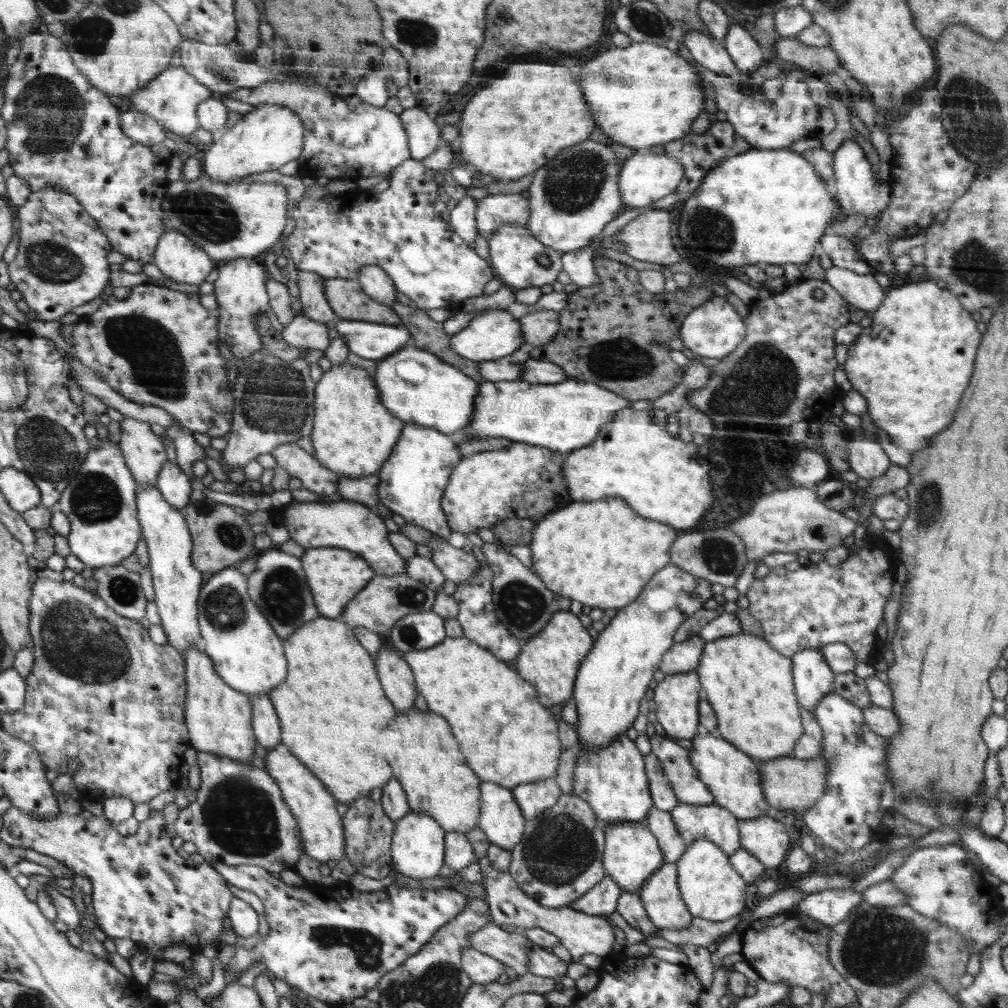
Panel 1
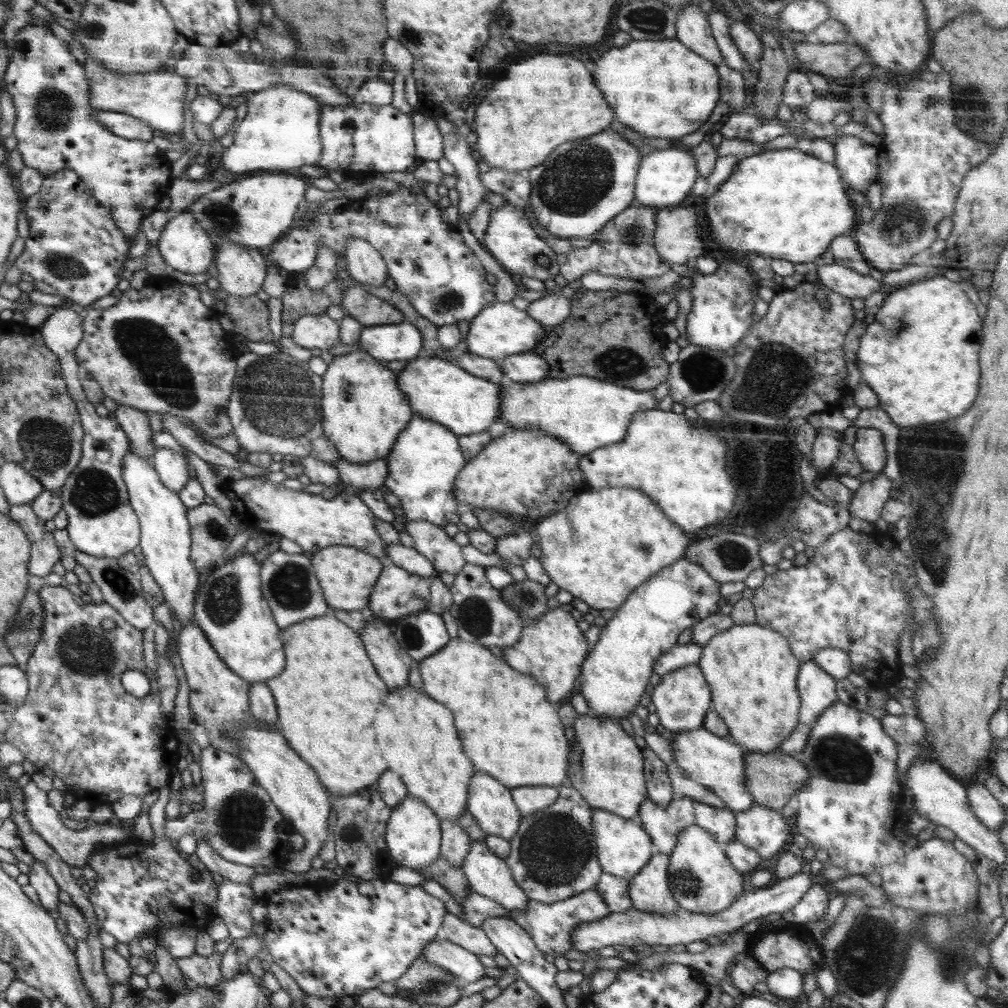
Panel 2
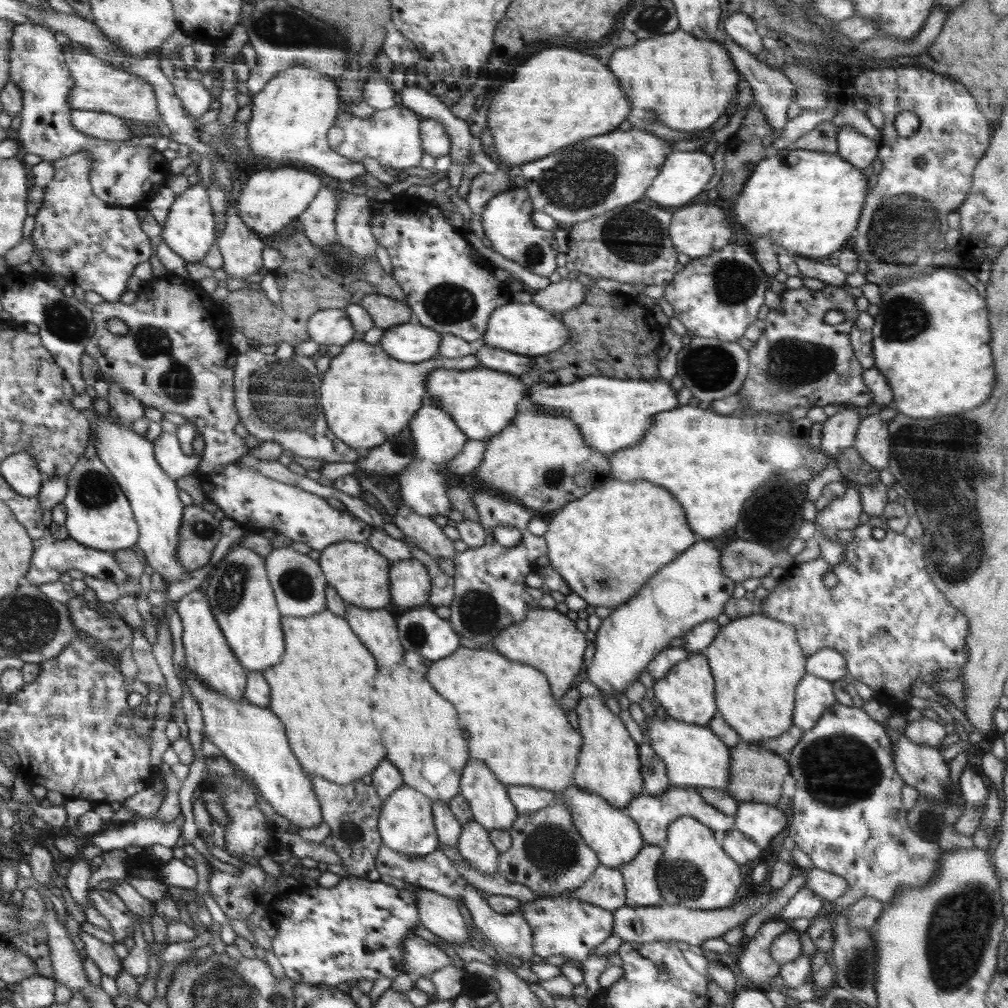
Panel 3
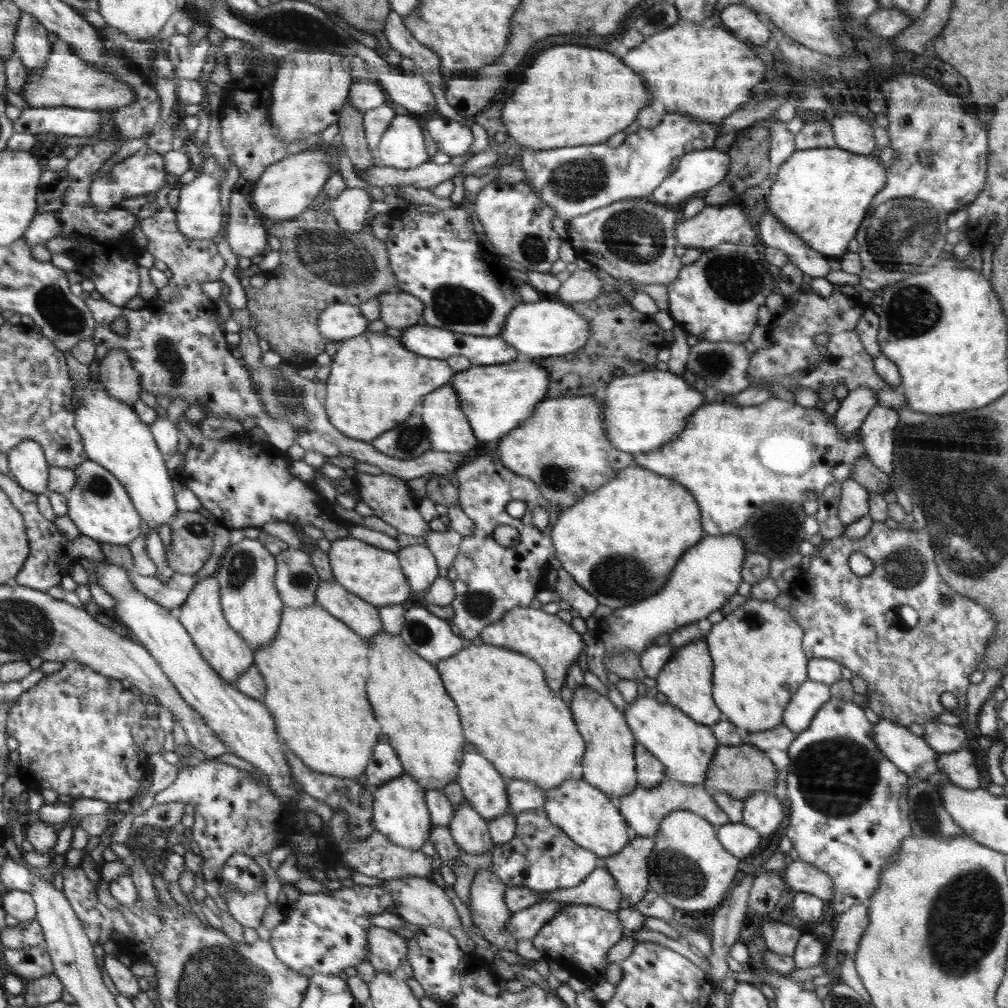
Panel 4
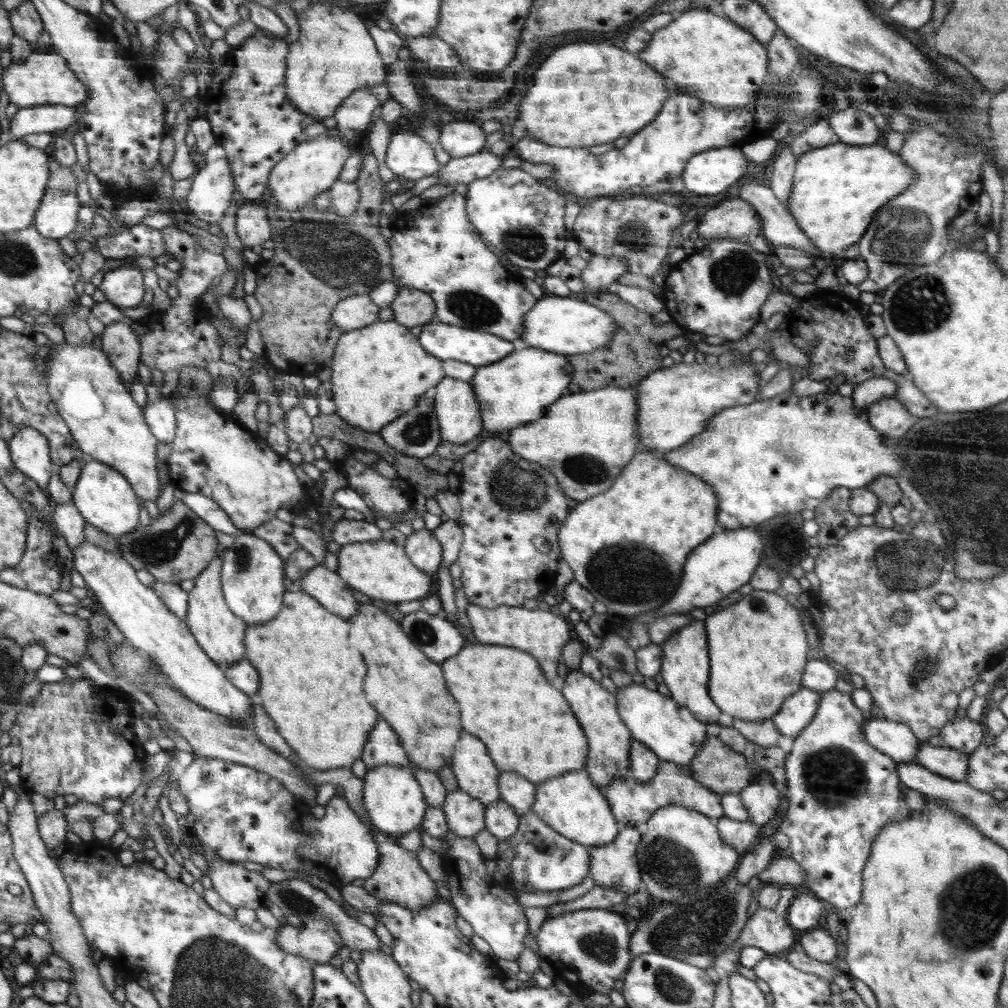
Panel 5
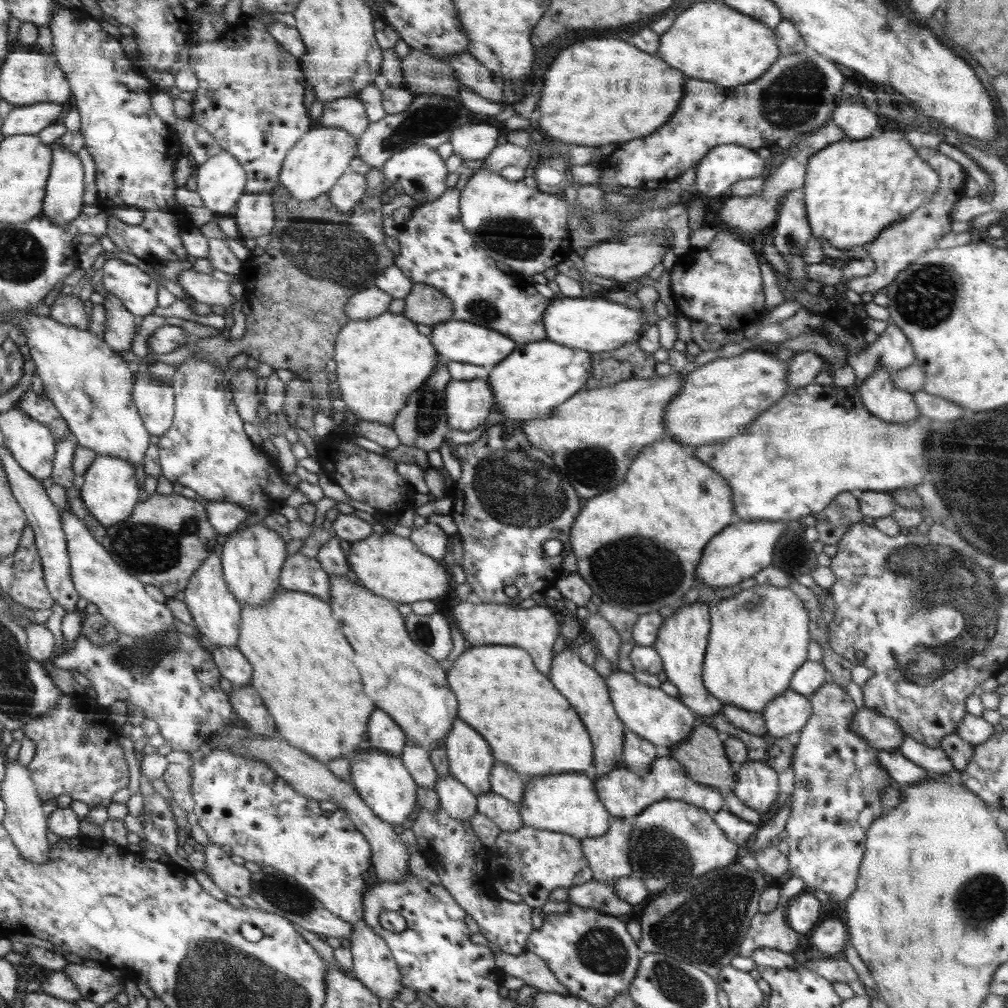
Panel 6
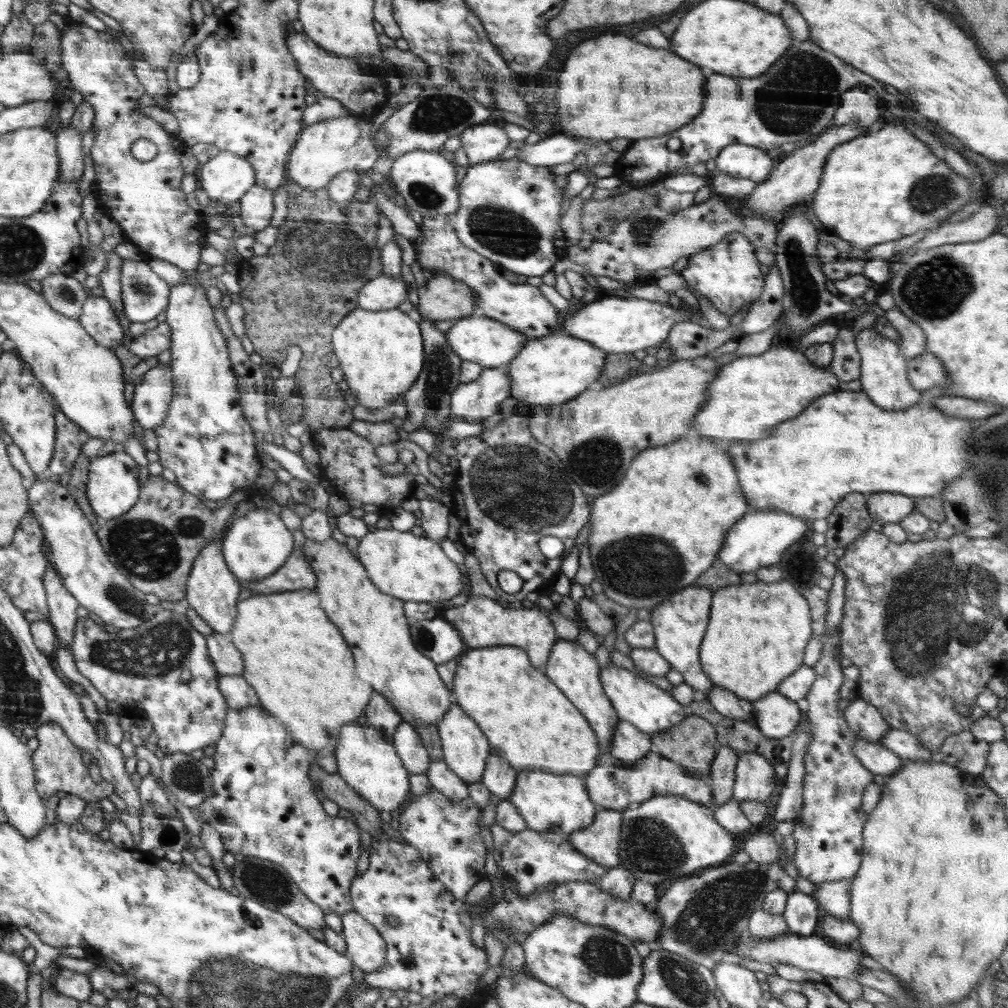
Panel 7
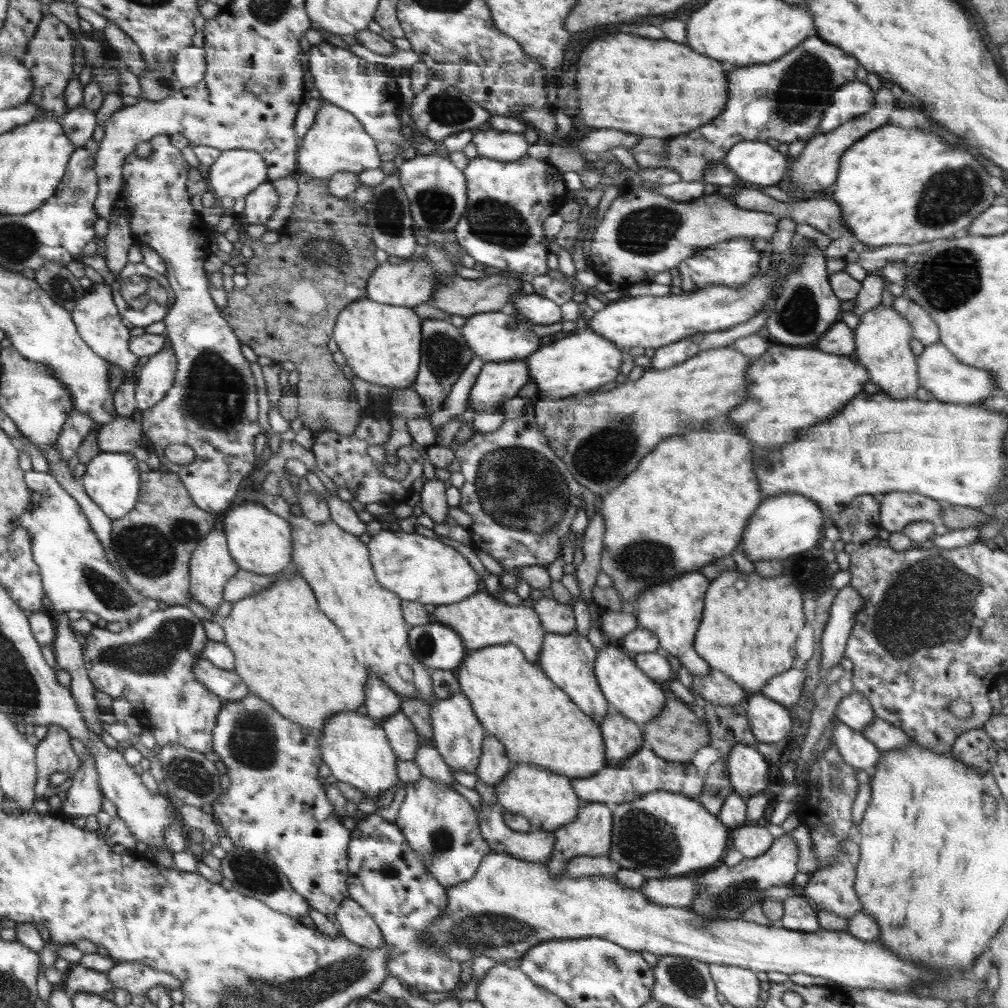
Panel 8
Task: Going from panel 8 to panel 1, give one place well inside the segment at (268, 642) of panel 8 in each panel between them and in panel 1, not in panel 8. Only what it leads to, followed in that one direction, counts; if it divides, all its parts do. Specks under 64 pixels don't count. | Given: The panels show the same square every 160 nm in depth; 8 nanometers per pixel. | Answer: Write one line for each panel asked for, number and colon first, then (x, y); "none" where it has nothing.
1: (332, 708)
2: (326, 700)
3: (321, 689)
4: (315, 669)
5: (310, 679)
6: (302, 665)
7: (296, 660)

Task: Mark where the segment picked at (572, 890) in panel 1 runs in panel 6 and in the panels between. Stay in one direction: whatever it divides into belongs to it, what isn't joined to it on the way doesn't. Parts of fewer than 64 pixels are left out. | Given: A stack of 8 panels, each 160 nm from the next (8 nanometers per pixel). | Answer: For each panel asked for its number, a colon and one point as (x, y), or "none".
2: (553, 856)
3: (548, 854)
4: (541, 856)
5: (541, 859)
6: (537, 861)

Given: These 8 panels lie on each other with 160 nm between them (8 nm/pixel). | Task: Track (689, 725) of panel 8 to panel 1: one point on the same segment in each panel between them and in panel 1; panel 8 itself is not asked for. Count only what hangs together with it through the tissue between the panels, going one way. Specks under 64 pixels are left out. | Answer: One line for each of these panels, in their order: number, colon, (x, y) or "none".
1: (788, 782)
2: (771, 778)
3: (755, 774)
4: (738, 771)
5: (716, 766)
6: (702, 754)
7: (693, 744)

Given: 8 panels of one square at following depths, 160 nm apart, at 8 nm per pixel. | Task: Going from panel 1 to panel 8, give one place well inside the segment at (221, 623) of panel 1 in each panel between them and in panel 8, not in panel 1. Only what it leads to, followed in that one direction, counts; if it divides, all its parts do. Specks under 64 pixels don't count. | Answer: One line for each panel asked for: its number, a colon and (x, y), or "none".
2: (231, 608)
3: (241, 598)
4: (251, 603)
5: (251, 574)
6: (251, 558)
7: (258, 543)
8: (259, 541)

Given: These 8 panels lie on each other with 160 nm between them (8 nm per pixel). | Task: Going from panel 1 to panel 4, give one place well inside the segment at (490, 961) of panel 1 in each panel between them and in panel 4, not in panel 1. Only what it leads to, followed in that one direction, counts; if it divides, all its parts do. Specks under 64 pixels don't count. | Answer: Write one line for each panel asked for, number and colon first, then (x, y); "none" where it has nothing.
2: (450, 956)
3: (422, 958)
4: (387, 950)

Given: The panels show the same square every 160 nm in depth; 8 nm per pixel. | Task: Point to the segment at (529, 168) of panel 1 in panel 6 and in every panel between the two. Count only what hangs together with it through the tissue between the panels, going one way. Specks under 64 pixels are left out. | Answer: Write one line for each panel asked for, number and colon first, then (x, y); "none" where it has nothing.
2: (544, 101)
3: (559, 96)
4: (569, 91)
5: (580, 96)
6: (584, 101)

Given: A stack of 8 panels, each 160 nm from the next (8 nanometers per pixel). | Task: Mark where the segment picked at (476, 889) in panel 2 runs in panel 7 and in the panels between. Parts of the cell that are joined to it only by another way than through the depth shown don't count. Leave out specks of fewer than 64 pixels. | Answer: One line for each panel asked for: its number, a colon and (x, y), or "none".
3: (474, 845)
4: (470, 831)
5: (464, 815)
6: (457, 800)
7: (441, 778)

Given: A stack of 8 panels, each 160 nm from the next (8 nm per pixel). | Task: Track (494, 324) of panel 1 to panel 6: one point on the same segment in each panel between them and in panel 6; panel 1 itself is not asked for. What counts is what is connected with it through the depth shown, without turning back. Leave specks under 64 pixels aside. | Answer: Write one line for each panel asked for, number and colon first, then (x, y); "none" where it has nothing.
2: (500, 330)
3: (527, 329)
4: (549, 327)
5: (569, 325)
6: (594, 324)

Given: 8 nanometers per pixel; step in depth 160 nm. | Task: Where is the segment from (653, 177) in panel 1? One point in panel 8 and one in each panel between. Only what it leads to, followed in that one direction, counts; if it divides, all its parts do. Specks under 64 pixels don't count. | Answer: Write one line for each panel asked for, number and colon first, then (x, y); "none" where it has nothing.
2: (666, 176)
3: (684, 175)
4: (703, 169)
5: (711, 172)
6: (726, 164)
7: (739, 160)
8: (756, 163)

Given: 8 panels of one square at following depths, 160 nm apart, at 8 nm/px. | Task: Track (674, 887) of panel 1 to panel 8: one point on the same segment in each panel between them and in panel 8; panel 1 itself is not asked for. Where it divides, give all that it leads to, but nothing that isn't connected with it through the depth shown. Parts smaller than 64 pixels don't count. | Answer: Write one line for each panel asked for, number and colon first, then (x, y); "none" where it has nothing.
2: (649, 890)
3: (641, 888)
4: (629, 867)
5: (614, 865)
6: (608, 855)
7: (601, 841)
8: (590, 834)

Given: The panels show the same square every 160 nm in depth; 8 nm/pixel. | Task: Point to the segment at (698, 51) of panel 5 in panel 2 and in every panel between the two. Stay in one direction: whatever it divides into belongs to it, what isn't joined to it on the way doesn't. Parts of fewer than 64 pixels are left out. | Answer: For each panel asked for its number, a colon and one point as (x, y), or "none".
2: (662, 89)
3: (688, 83)
4: (703, 71)

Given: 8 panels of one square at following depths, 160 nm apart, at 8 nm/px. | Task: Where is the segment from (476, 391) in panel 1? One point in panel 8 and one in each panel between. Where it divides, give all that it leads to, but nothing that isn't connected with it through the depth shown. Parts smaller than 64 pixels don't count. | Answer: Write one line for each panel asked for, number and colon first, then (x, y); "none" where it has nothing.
2: (437, 389)
3: (483, 400)
4: (499, 398)
5: (518, 389)
6: (539, 376)
7: (555, 369)
8: (568, 366)

